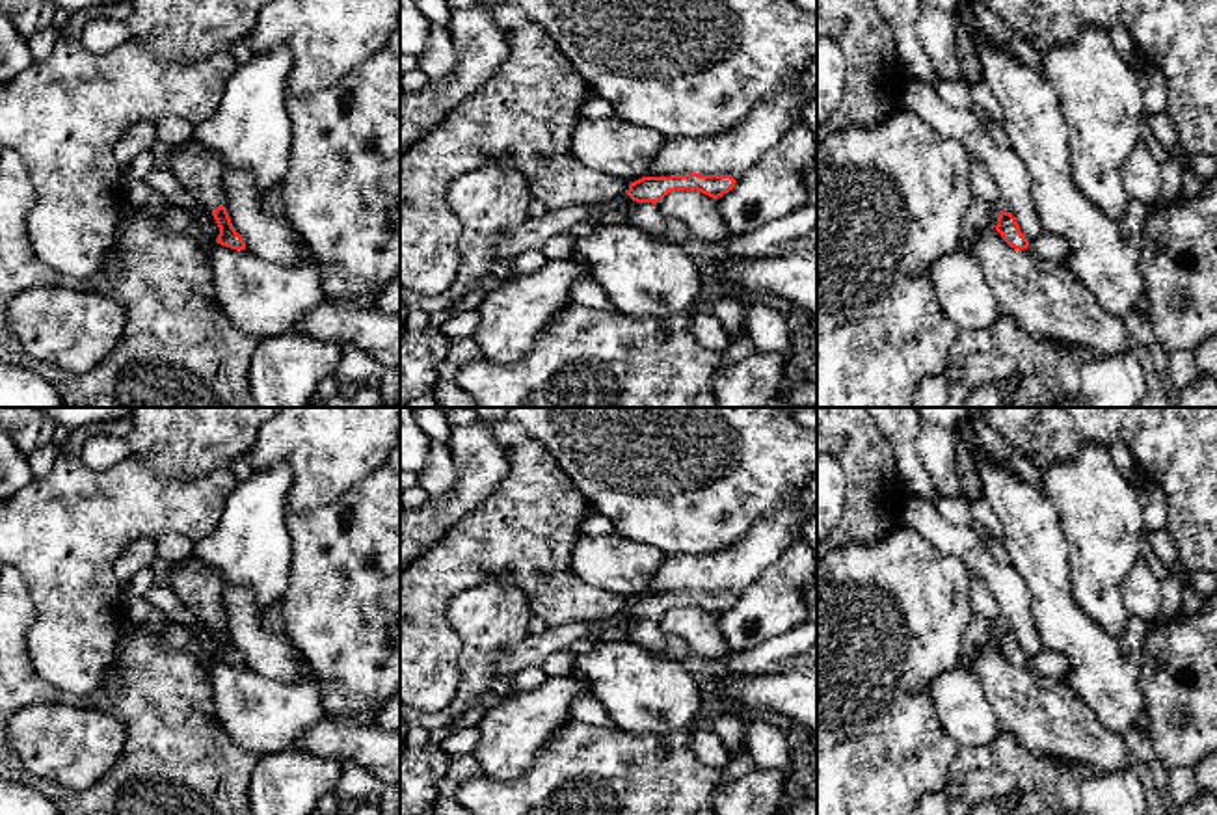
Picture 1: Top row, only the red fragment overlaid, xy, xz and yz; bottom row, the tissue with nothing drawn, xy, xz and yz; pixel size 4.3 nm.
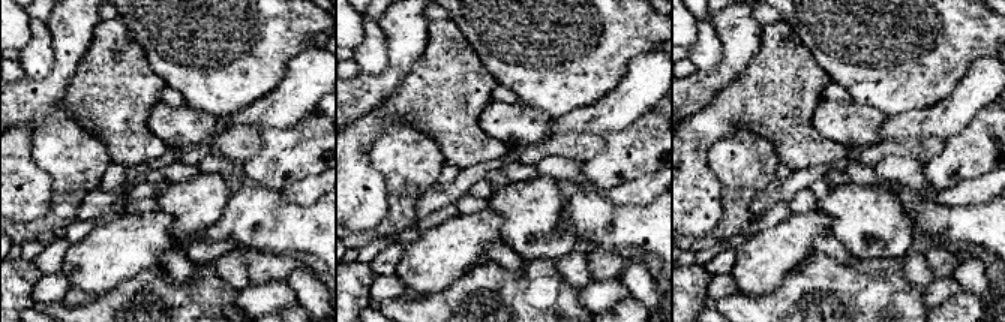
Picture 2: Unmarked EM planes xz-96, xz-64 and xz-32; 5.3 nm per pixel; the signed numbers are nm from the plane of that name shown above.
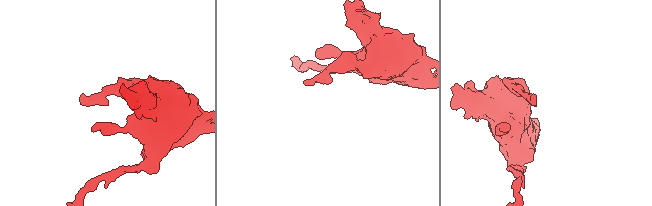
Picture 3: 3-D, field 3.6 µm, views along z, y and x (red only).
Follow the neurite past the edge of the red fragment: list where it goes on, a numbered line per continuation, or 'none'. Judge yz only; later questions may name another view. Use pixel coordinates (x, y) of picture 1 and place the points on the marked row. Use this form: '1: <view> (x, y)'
none

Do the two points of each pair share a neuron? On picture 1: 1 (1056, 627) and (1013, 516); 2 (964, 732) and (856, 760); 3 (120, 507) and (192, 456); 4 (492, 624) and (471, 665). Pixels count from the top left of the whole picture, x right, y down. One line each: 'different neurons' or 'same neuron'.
1: same neuron
2: different neurons
3: different neurons
4: same neuron

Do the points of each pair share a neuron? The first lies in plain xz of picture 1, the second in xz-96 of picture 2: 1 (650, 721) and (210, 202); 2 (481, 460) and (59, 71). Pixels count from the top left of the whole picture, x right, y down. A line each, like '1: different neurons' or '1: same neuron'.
1: same neuron
2: same neuron

